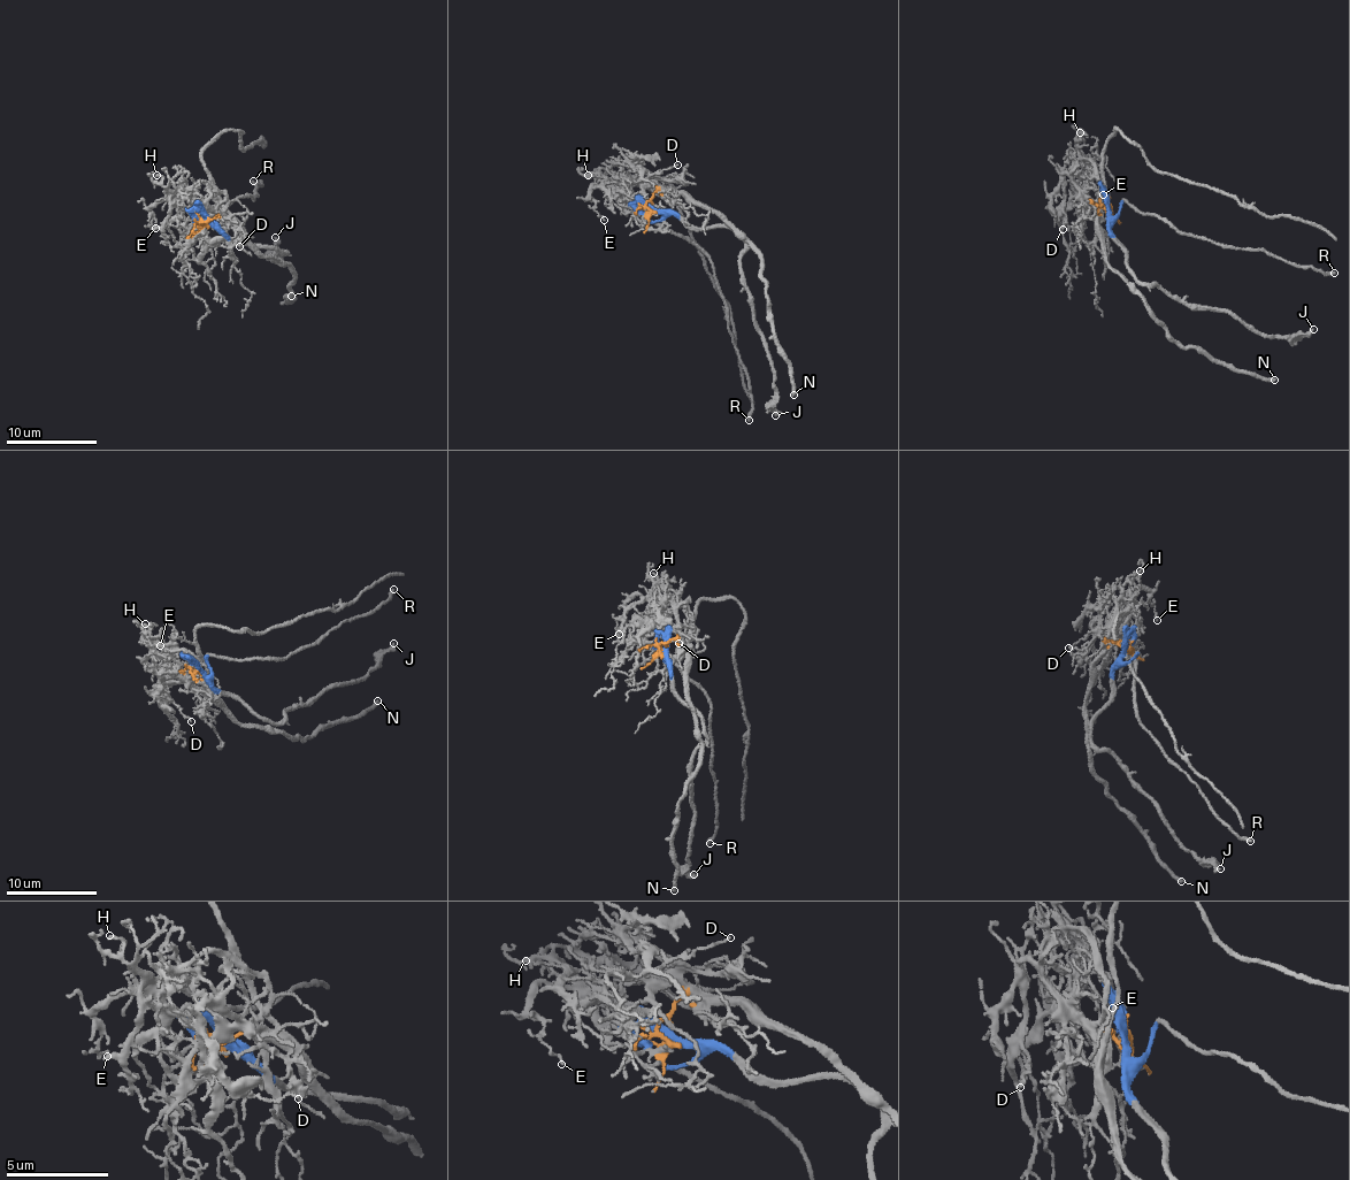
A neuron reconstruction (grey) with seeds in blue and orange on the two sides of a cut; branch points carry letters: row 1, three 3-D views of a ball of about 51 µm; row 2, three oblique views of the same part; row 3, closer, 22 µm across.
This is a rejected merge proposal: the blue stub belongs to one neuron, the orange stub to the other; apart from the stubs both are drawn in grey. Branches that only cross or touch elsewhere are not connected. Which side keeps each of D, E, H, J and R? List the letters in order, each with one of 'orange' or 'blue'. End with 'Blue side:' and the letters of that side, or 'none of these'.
D: orange
E: blue
H: blue
J: blue
R: blue
Blue side: E, H, J, R

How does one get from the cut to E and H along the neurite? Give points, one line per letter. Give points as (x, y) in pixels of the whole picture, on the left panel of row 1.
E: (206, 221), (199, 212), (170, 199), (150, 208), (151, 224), (155, 227)
H: (206, 221), (206, 213), (168, 189), (162, 177), (155, 175)

